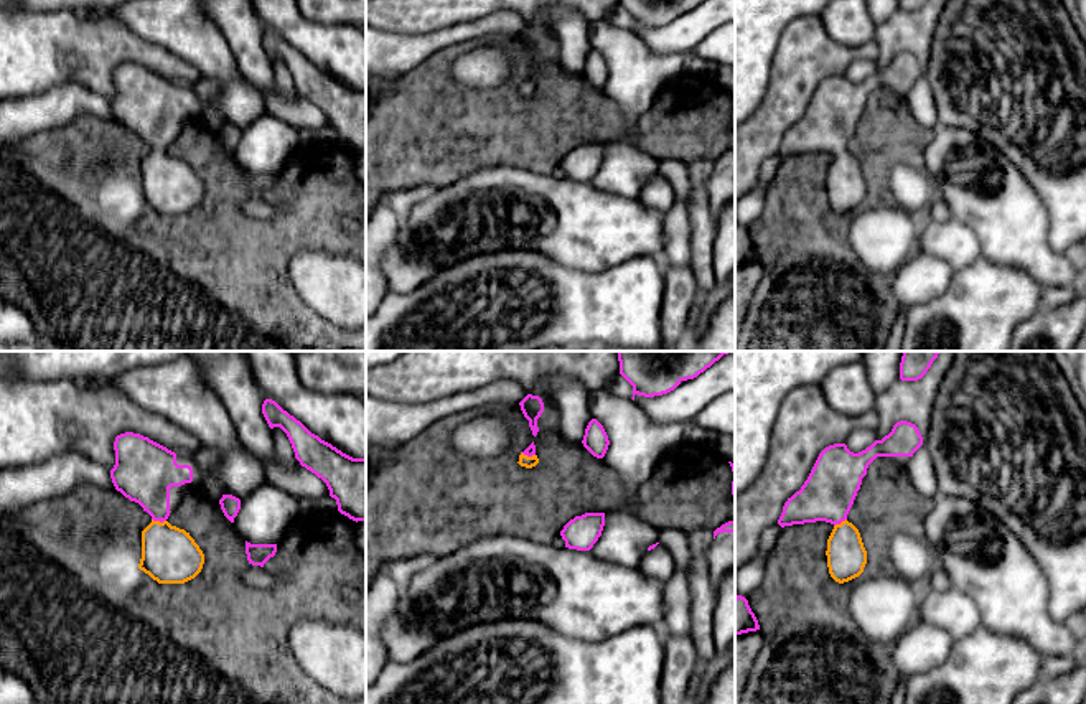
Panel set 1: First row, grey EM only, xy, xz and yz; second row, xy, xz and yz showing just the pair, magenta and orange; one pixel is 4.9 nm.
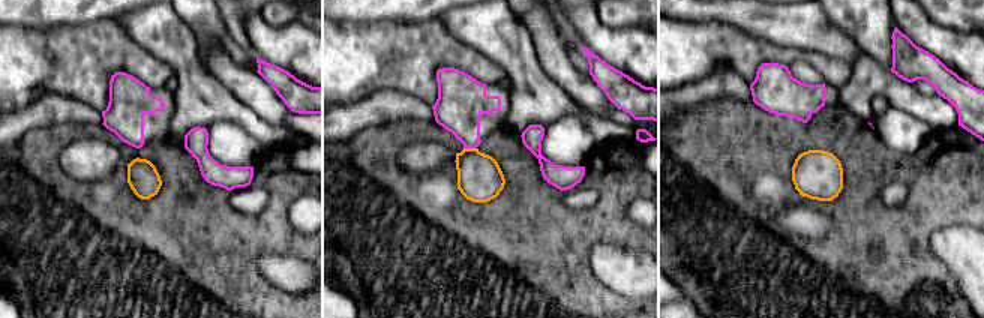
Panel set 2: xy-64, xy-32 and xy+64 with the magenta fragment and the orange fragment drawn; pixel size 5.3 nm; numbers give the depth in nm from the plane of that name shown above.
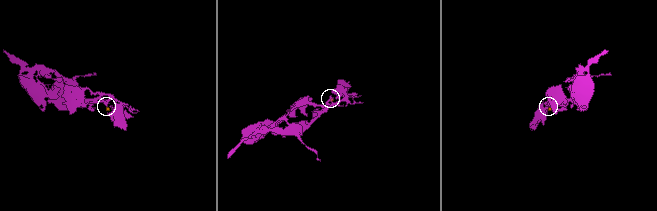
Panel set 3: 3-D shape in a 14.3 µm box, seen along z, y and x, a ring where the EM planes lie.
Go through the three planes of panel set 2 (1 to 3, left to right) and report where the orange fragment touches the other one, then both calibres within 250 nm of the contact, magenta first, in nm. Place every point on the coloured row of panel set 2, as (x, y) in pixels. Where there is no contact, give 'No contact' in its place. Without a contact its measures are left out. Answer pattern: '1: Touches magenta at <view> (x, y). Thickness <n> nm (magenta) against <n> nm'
1: No contact
2: Touches magenta at xy-32 (470, 147). Thickness 260 nm (magenta) against 240 nm
3: No contact

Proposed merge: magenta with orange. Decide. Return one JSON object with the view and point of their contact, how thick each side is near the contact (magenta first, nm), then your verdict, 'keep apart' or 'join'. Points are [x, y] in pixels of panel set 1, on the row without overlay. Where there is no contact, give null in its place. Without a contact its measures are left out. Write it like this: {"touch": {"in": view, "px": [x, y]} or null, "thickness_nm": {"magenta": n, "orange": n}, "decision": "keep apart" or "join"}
{"touch": {"in": "xy", "px": [159, 150]}, "thickness_nm": {"magenta": 300, "orange": 280}, "decision": "join"}

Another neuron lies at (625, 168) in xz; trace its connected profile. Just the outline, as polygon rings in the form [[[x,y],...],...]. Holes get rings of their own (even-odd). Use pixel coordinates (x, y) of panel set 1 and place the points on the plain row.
[[[631,138],[605,143],[602,167],[590,183],[603,191],[636,198],[649,176],[659,173],[659,160],[643,152]]]

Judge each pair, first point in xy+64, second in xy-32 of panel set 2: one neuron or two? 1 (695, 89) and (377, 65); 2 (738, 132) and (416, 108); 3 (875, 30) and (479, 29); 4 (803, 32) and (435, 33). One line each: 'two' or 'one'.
1: two
2: two
3: two
4: two

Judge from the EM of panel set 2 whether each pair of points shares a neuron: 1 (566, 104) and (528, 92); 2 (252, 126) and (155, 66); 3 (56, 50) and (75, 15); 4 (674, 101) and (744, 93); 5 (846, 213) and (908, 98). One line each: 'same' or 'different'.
1: same
2: different
3: different
4: same
5: different

